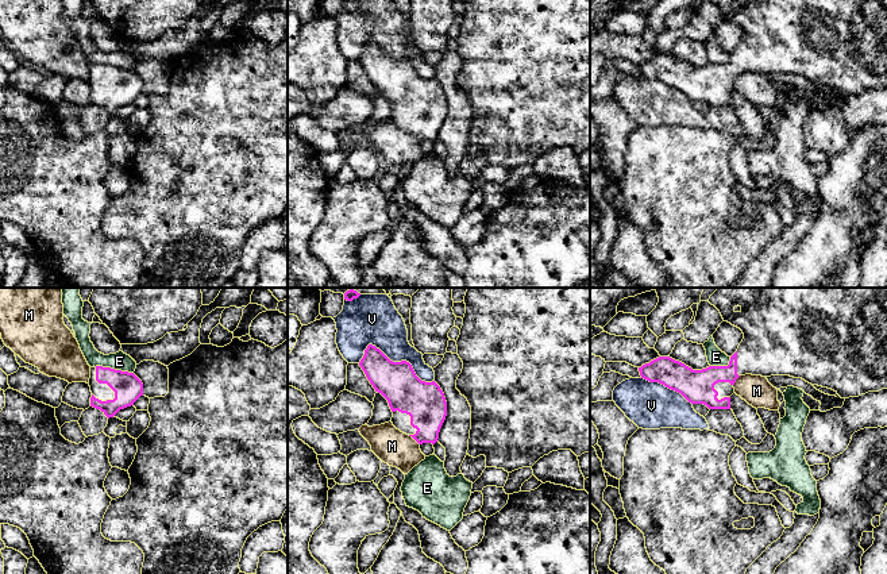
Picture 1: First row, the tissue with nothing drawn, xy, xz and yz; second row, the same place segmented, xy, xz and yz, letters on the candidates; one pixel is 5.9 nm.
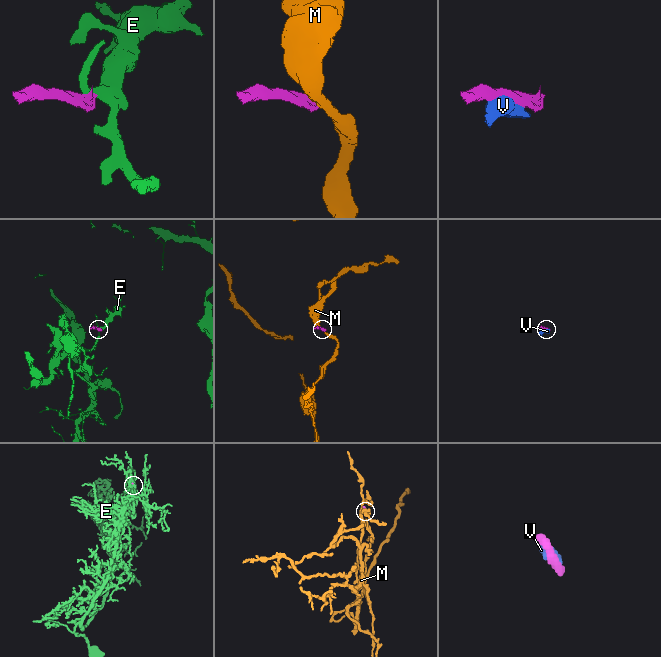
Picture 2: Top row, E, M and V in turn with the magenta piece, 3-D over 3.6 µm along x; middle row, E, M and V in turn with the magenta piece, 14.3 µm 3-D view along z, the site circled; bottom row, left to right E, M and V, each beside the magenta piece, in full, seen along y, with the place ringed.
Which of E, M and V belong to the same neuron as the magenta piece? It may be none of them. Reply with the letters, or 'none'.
none

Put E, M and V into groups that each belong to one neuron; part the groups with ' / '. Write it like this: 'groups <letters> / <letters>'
groups E / M / V

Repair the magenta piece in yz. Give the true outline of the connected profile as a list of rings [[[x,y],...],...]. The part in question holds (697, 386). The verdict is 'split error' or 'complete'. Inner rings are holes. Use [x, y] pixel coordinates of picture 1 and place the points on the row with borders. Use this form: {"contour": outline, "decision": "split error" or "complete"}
{"contour": [[[718,288],[709,298],[724,321],[740,328],[744,339],[728,366],[693,370],[670,357],[639,367],[641,378],[680,393],[691,404],[730,409],[730,396],[740,375],[790,375],[834,390],[841,398],[887,389],[887,288]]], "decision": "split error"}

